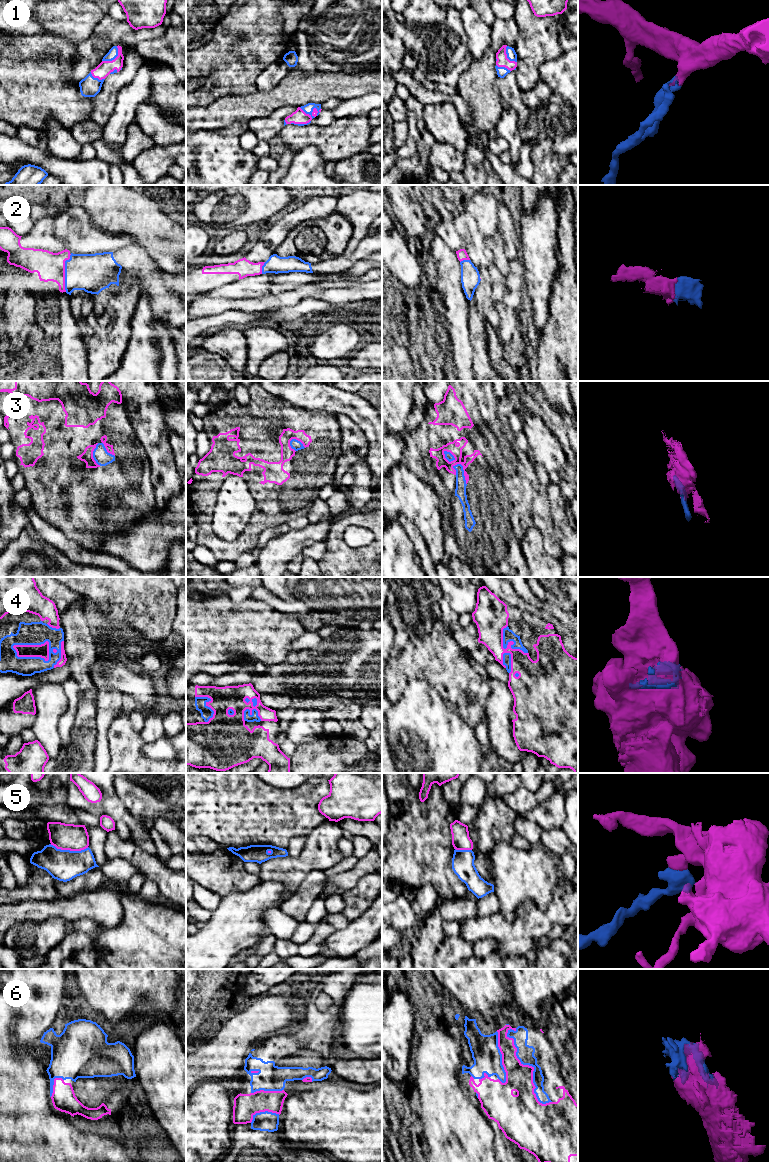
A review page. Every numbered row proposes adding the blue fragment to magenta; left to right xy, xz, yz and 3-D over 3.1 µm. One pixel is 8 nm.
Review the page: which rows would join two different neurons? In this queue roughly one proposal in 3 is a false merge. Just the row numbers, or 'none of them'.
5

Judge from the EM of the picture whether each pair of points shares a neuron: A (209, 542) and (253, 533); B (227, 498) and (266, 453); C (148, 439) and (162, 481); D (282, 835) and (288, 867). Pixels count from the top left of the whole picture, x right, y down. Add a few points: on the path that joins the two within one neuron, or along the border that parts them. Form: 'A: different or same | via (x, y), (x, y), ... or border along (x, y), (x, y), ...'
A: same | via (220, 546), (239, 546), (242, 544)
B: different | border along (231, 473), (241, 476), (248, 483)
C: same | via (157, 449), (162, 463), (162, 471)
D: different | border along (262, 844), (271, 844), (285, 849)

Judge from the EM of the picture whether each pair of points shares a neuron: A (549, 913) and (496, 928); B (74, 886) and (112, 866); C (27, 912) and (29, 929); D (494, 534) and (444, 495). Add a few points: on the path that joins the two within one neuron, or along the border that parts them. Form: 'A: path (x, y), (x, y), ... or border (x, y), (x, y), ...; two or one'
A: path (536, 923), (531, 923), (526, 928), (509, 928); one
B: border (99, 867), (105, 878); two
C: border (51, 917), (41, 921), (25, 922), (22, 926); two
D: path (495, 506), (453, 464), (441, 464), (438, 467); one

